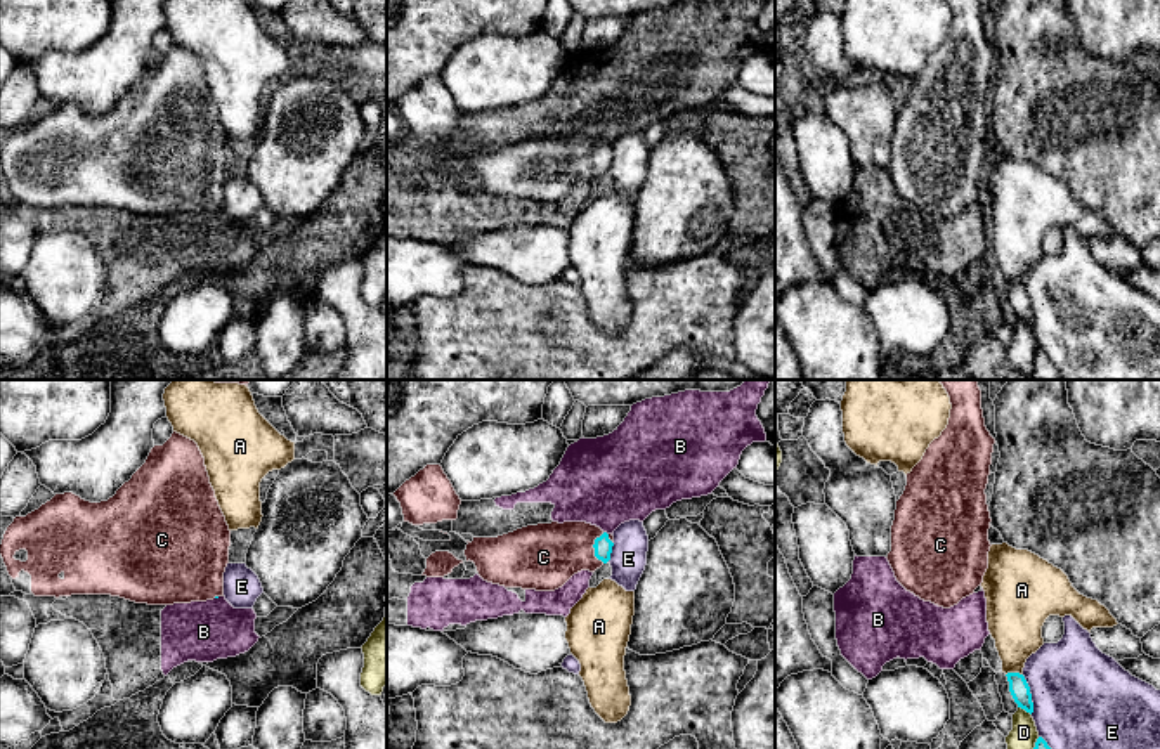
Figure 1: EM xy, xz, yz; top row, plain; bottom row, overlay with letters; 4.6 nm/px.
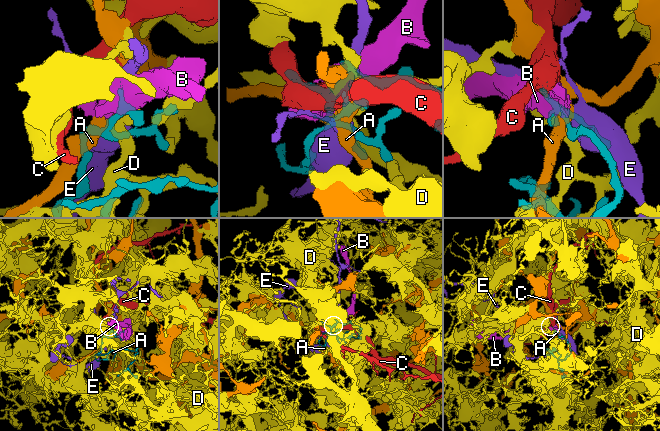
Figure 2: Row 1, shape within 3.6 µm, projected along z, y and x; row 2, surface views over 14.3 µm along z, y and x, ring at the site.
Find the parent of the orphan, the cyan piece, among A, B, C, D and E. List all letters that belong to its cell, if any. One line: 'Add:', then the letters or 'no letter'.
Add: C

